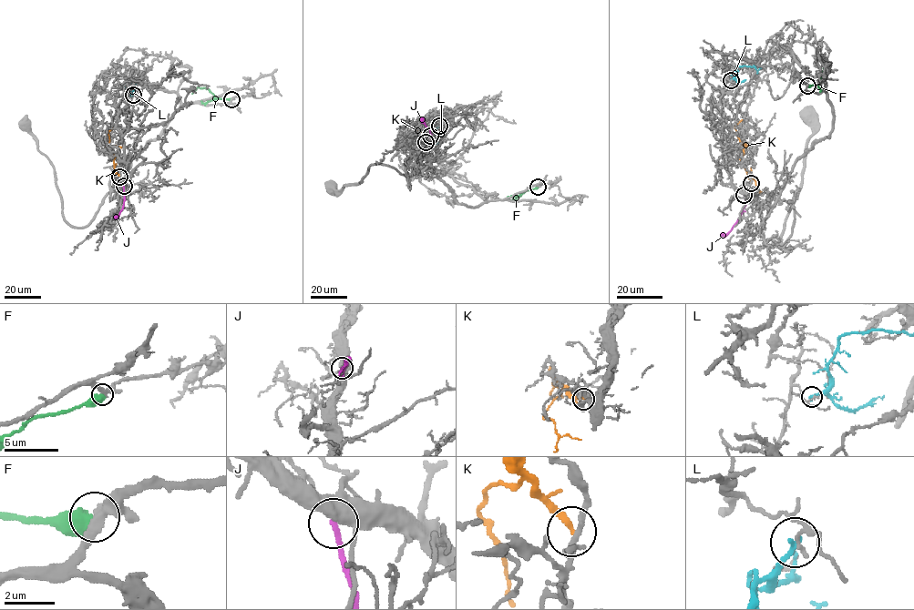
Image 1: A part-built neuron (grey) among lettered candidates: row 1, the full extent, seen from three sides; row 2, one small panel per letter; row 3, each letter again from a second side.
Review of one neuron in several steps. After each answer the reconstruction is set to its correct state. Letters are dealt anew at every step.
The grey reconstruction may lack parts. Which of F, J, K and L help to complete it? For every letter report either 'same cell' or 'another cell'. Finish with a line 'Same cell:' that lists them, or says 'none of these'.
F: another cell
J: another cell
K: another cell
L: another cell
Same cell: none of these

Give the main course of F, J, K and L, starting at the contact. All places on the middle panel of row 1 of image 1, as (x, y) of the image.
F: (538, 187), (511, 200), (498, 199)
J: (429, 136), (420, 117)
K: (426, 142), (420, 134), (417, 136), (415, 129), (420, 135)
L: (439, 126), (439, 141), (428, 149)

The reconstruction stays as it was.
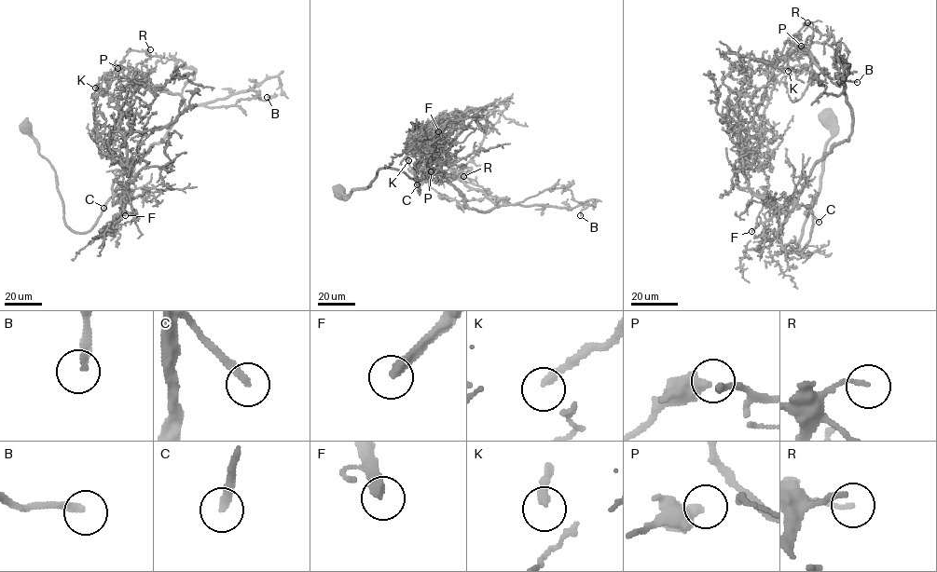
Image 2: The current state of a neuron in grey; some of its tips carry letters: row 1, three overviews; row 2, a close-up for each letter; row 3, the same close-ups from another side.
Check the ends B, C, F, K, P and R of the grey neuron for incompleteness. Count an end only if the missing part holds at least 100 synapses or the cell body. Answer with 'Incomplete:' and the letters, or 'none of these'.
Incomplete: C, F

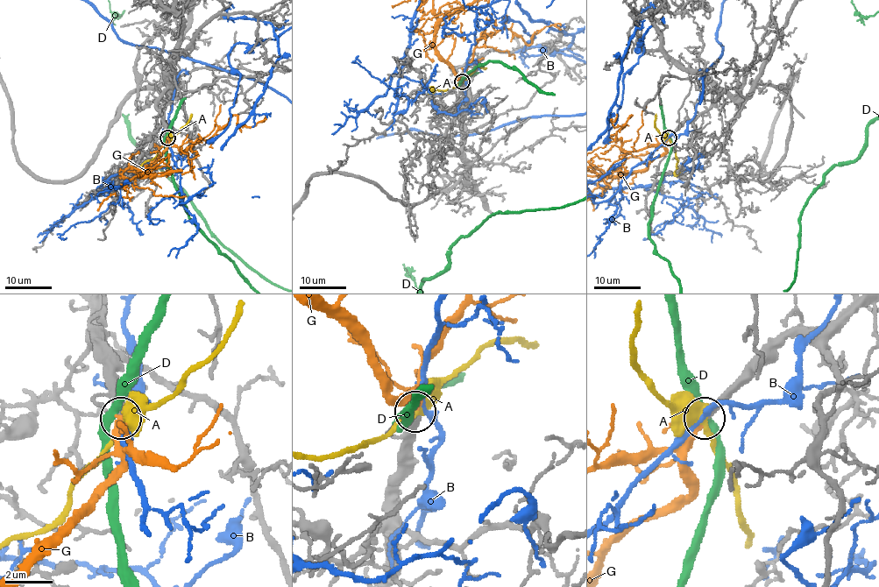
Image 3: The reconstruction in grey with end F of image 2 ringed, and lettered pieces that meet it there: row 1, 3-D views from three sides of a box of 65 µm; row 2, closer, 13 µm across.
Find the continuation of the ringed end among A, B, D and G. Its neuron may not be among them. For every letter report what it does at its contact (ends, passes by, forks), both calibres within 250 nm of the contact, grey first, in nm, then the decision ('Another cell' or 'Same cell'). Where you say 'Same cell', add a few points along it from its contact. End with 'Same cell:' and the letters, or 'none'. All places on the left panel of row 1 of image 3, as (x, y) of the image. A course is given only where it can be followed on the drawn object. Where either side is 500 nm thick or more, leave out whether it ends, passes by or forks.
A: It passes by. Thickness 400 nm (grey) against 400 nm. Another cell
B: It passes by. Thickness 400 nm (grey) against 240 nm. Another cell
D: It passes by. Thickness 400 nm (grey) against 320 nm. Another cell
G: It passes by. Thickness 380 nm (grey) against 240 nm. Same cell
Same cell: G

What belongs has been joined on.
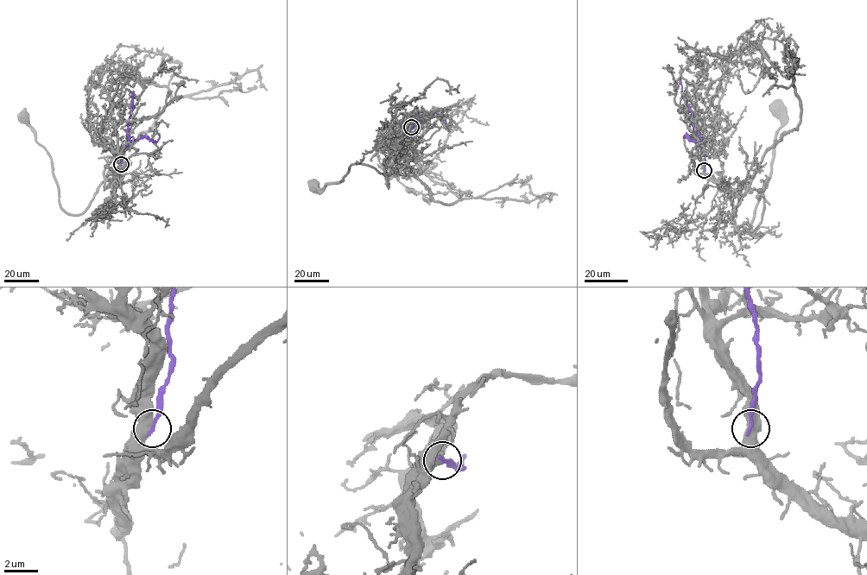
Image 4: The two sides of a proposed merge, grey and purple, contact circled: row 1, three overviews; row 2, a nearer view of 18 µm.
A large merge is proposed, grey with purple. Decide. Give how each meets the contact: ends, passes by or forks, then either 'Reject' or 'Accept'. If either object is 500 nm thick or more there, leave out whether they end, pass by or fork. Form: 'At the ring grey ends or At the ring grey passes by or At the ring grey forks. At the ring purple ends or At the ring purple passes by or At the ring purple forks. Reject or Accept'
Reject

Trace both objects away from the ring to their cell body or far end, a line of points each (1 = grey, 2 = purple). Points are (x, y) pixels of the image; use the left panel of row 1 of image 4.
1: (120, 164), (115, 184), (117, 180), (105, 180), (82, 213), (68, 214), (60, 205), (51, 158), (24, 114)
2: (120, 164), (123, 148), (131, 141), (127, 134), (133, 109), (133, 91)

